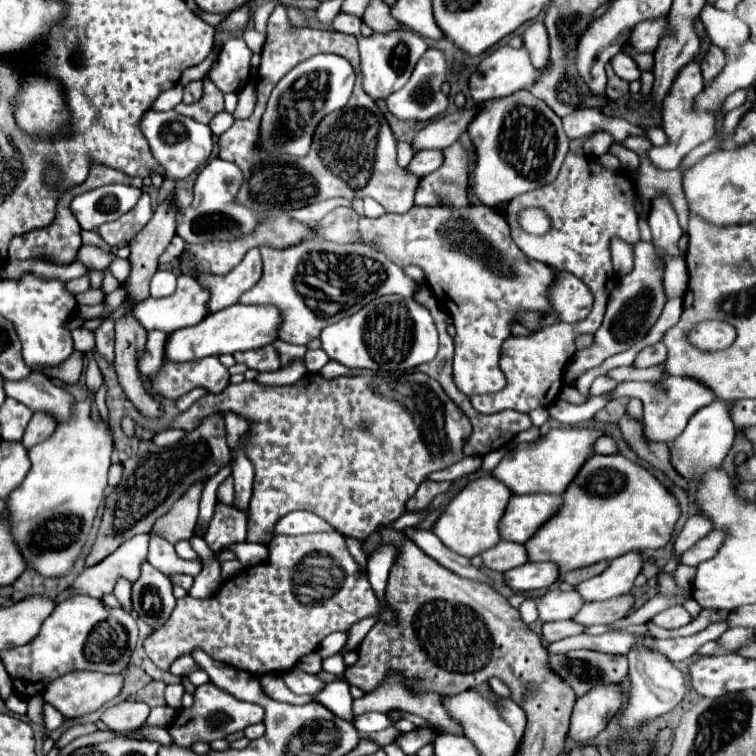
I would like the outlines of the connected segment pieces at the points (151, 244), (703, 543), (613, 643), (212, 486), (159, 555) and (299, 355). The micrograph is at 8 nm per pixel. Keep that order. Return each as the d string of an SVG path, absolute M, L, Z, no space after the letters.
M172 194L166 202L162 202L156 208L152 220L146 224L146 228L130 242L130 246L132 246L132 254L130 254L132 272L130 272L130 276L128 276L128 280L124 284L128 286L128 296L134 298L134 302L142 302L142 300L146 300L150 296L148 286L150 286L152 276L158 270L158 258L164 254L164 250L168 248L168 244L172 242L172 238L176 234L176 214L178 214L178 210L176 210L174 198L176 198L176 194Z
M712 530L708 536L704 536L702 540L696 542L696 546L692 546L684 558L682 558L682 564L688 564L688 566L698 566L700 562L716 556L716 552L720 550L720 546L724 544L726 540L726 532L724 530Z
M606 632L602 636L578 634L572 638L552 642L548 646L548 654L562 654L562 652L580 650L580 648L598 650L598 652L606 652L606 654L628 654L632 644L636 644L636 640L628 632Z
M230 466L222 468L216 476L210 478L210 482L206 482L204 486L204 492L202 492L202 500L200 500L200 516L198 516L198 532L200 532L200 538L206 536L206 530L210 526L210 520L214 516L214 510L216 510L216 488L220 484L220 480L228 478L230 476Z
M150 532L148 562L164 574L190 574L190 576L196 576L202 570L200 562L188 562L188 560L178 558L178 554L174 552L174 544L166 542L160 536L154 536L154 532Z
M276 340L274 342L274 348L278 350L280 354L280 364L288 364L288 360L303 359L307 351L306 346L292 346L292 344L286 344L282 340Z

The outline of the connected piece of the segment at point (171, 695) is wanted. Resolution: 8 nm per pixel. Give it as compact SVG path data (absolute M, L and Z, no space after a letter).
M168 684L164 694L166 694L166 704L168 706L172 706L176 710L180 709L180 706L182 706L180 700L182 700L182 694L184 694L184 686L182 684Z

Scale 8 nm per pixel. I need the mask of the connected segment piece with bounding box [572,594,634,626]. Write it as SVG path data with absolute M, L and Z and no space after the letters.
M624 594L618 598L612 598L608 602L588 602L580 608L580 612L572 618L578 624L592 626L592 624L612 624L618 618L624 618L632 606L634 598L632 594Z

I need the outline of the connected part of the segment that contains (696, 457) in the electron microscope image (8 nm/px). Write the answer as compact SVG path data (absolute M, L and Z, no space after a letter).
M714 400L712 404L700 408L684 428L684 432L672 440L668 446L672 452L672 464L676 464L676 472L680 472L682 478L692 480L692 472L704 472L704 468L718 468L728 454L730 446L734 442L734 424L728 416L728 408L724 402Z

